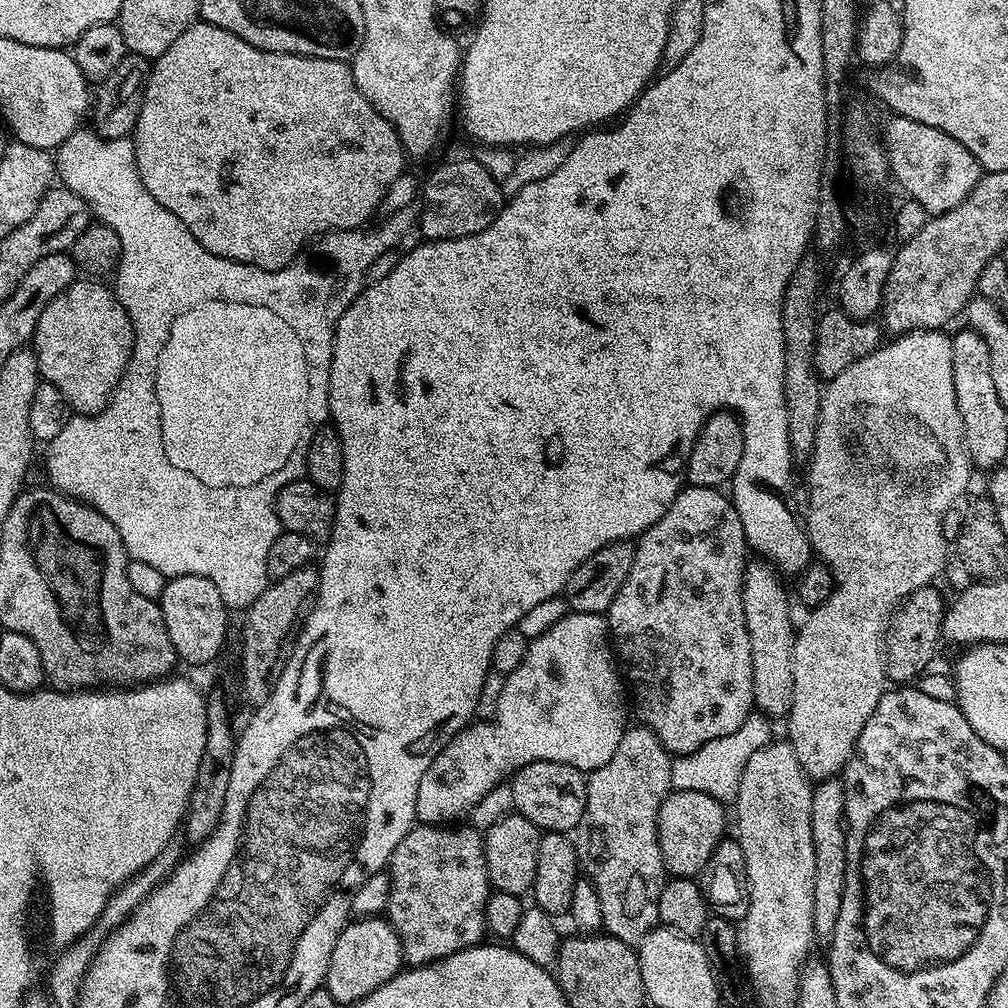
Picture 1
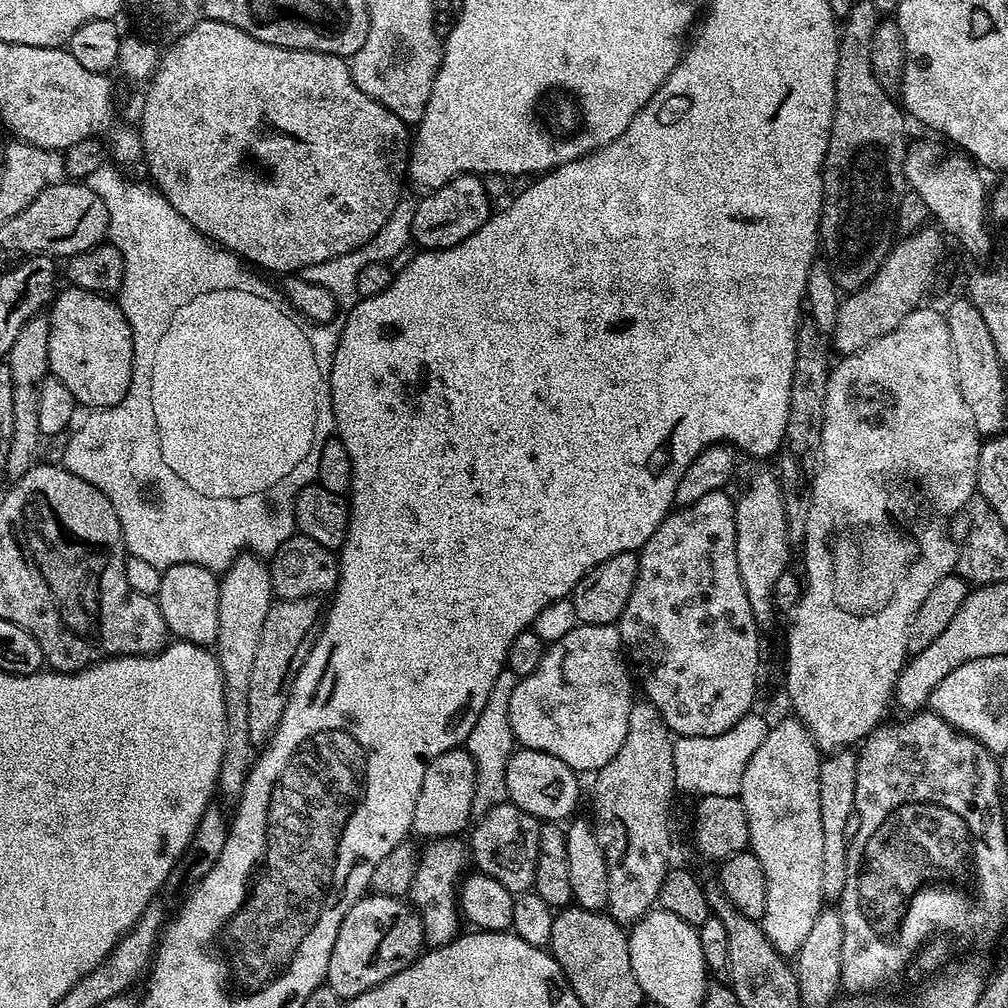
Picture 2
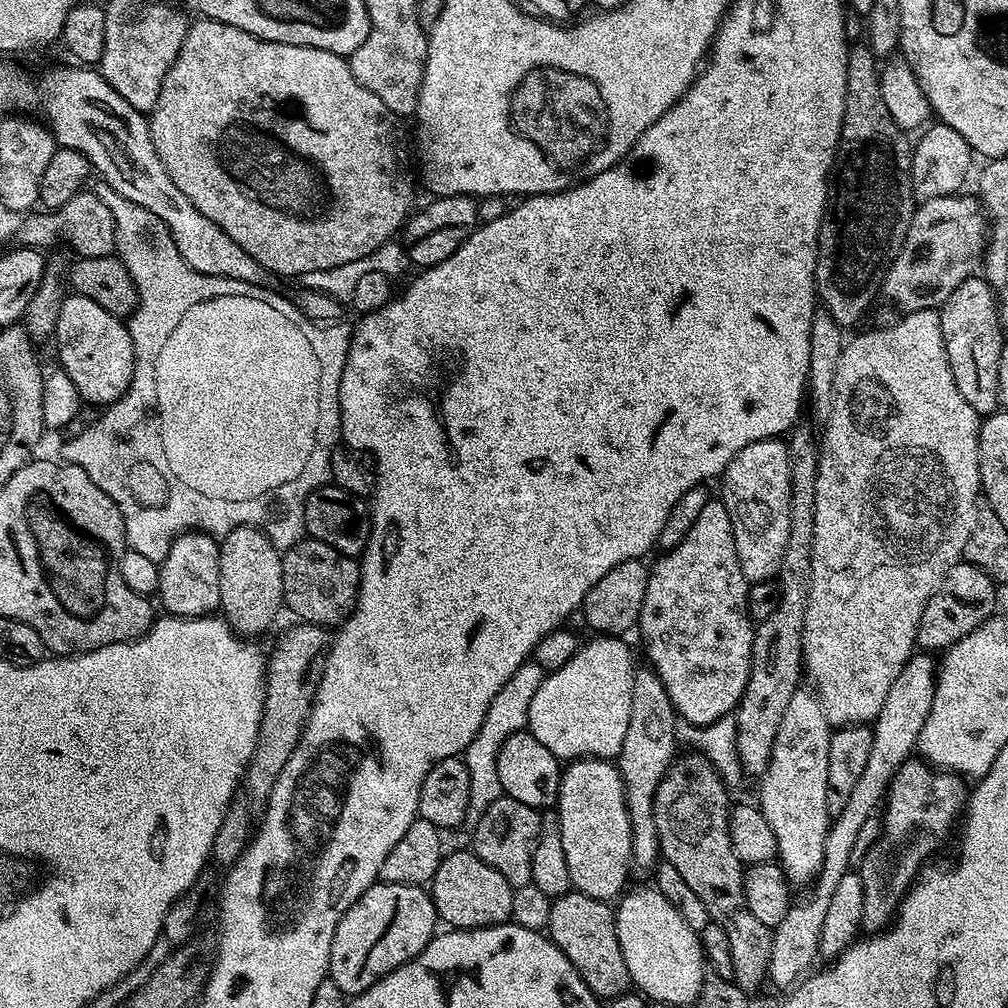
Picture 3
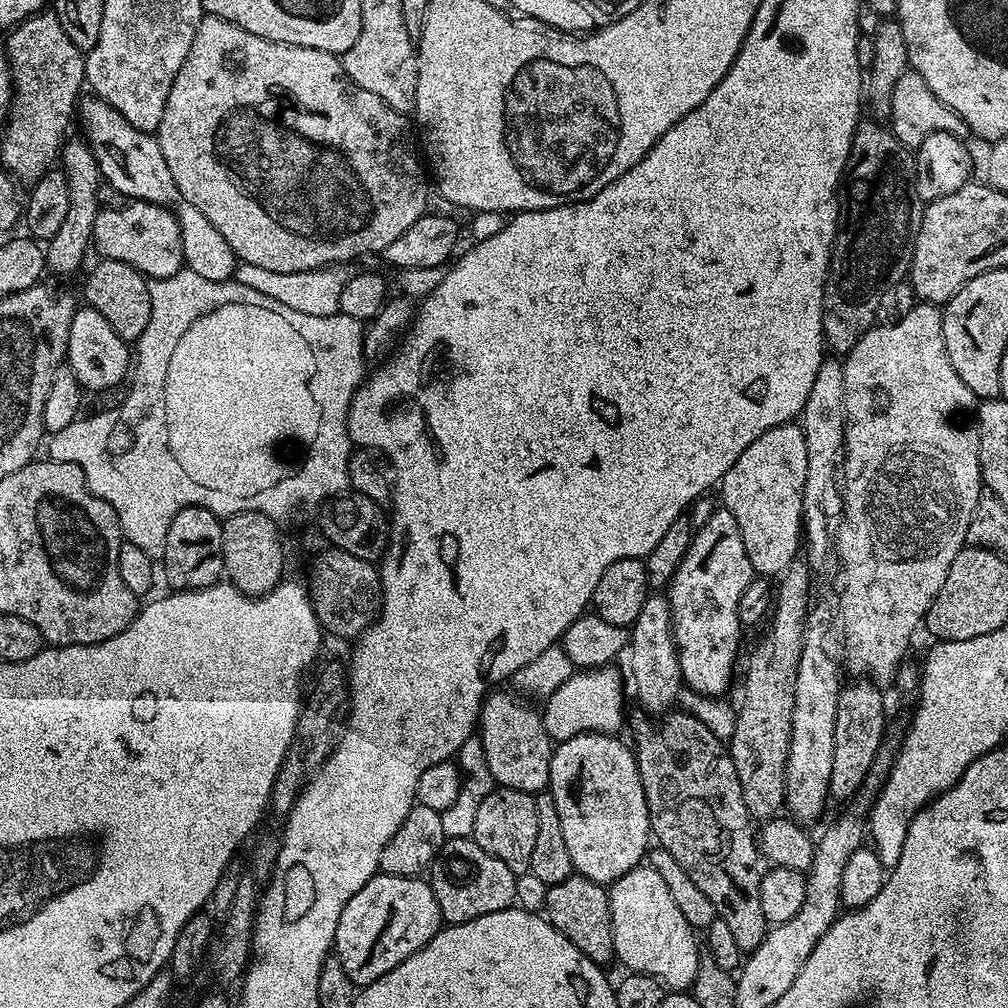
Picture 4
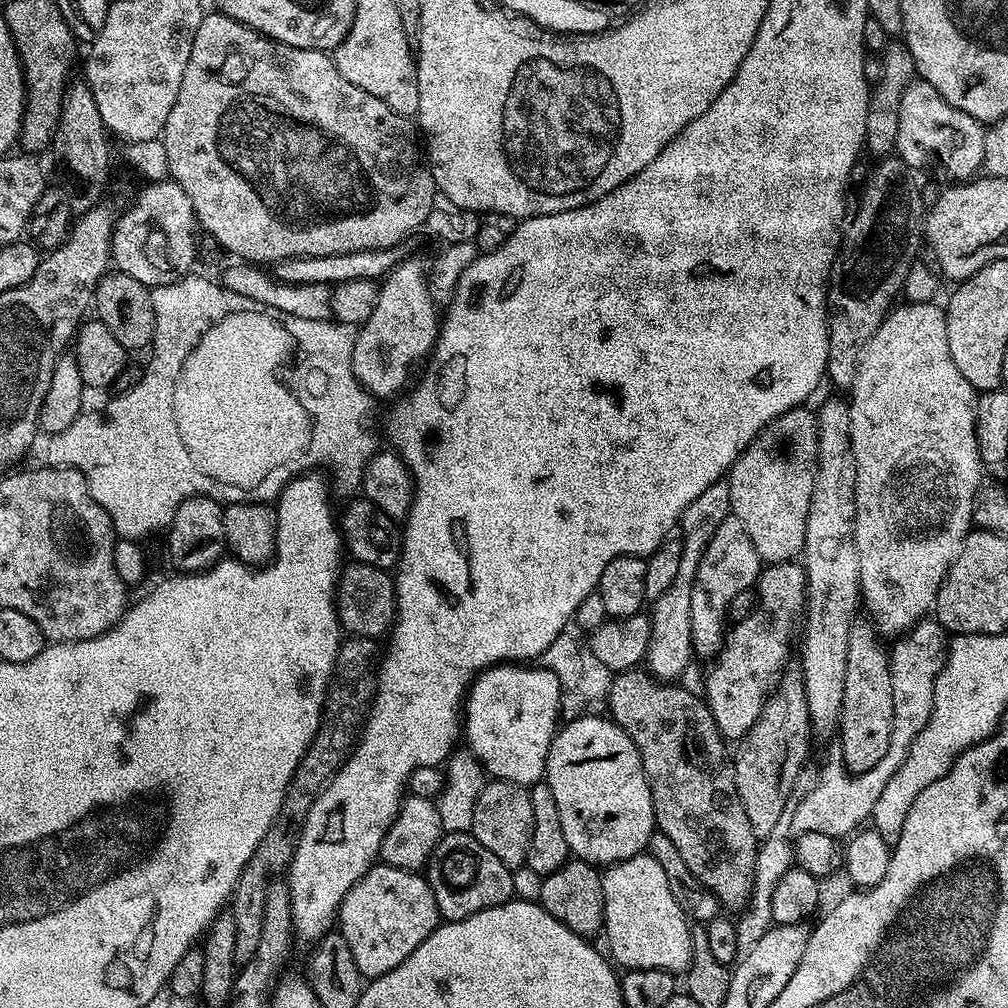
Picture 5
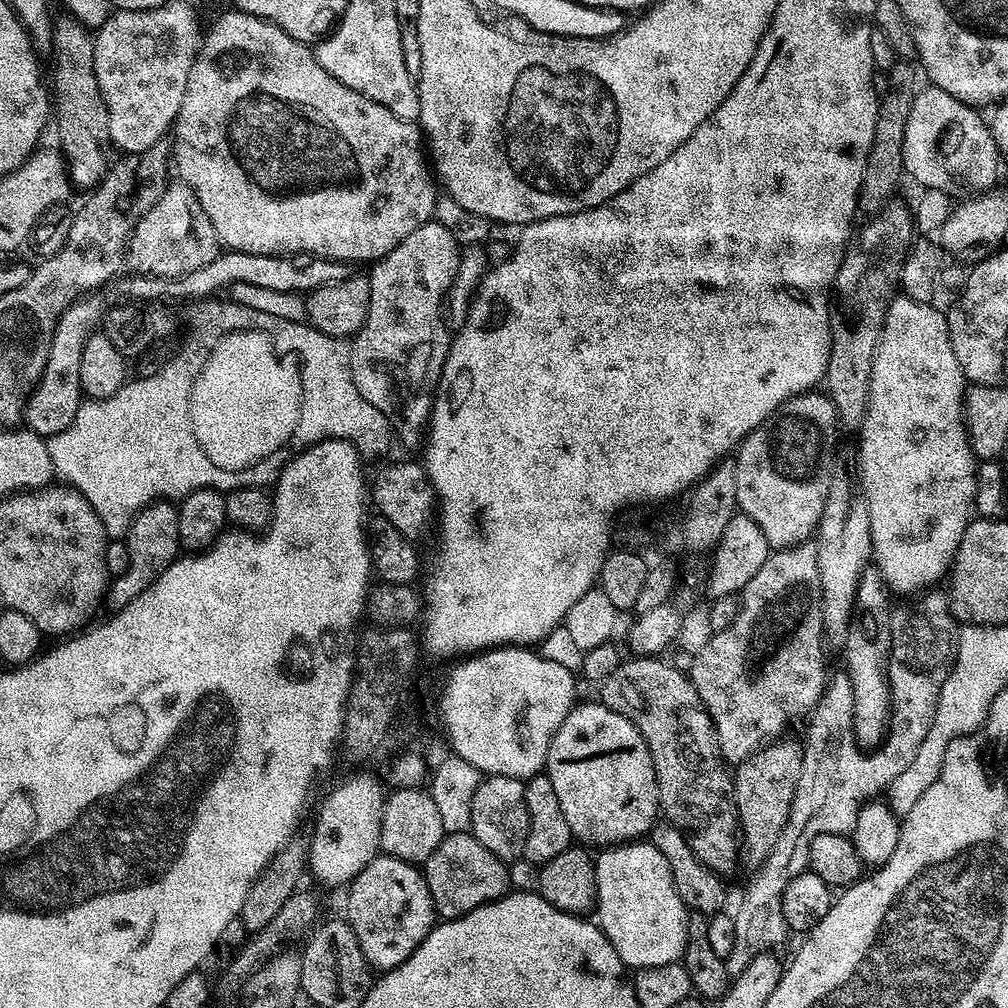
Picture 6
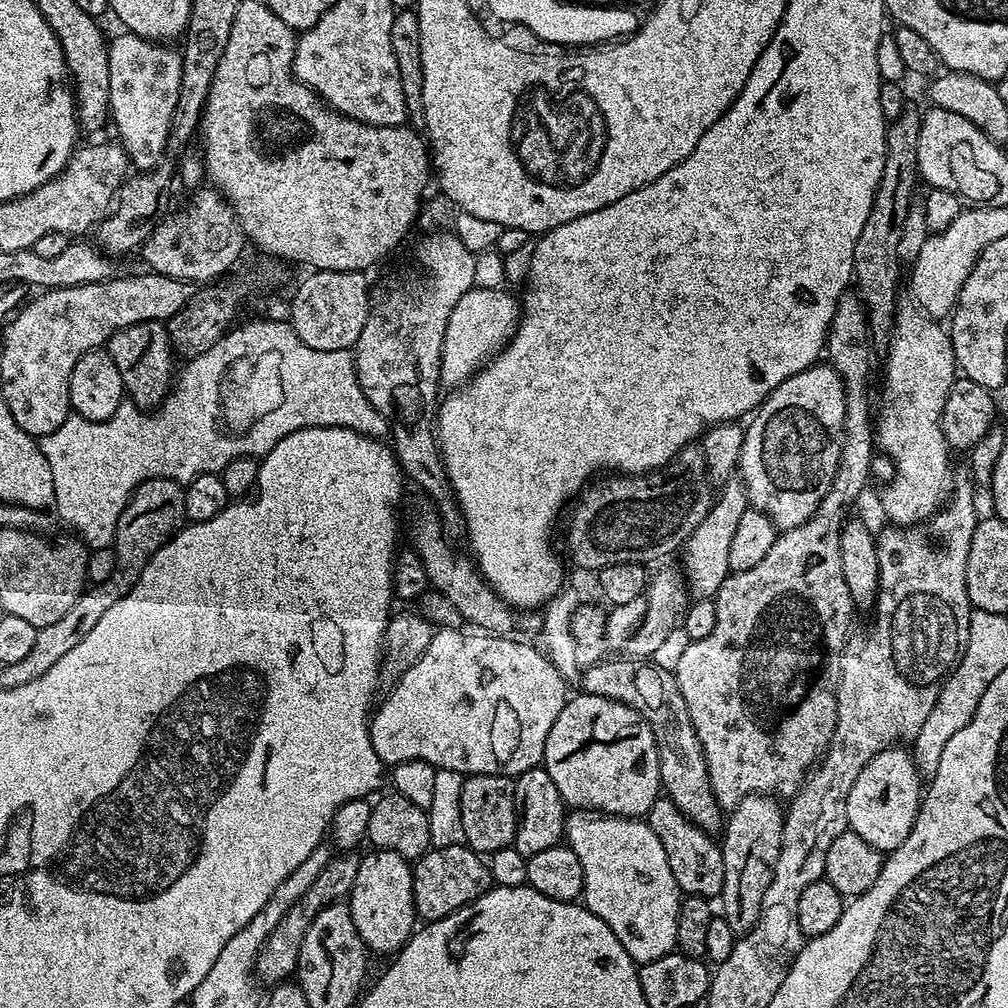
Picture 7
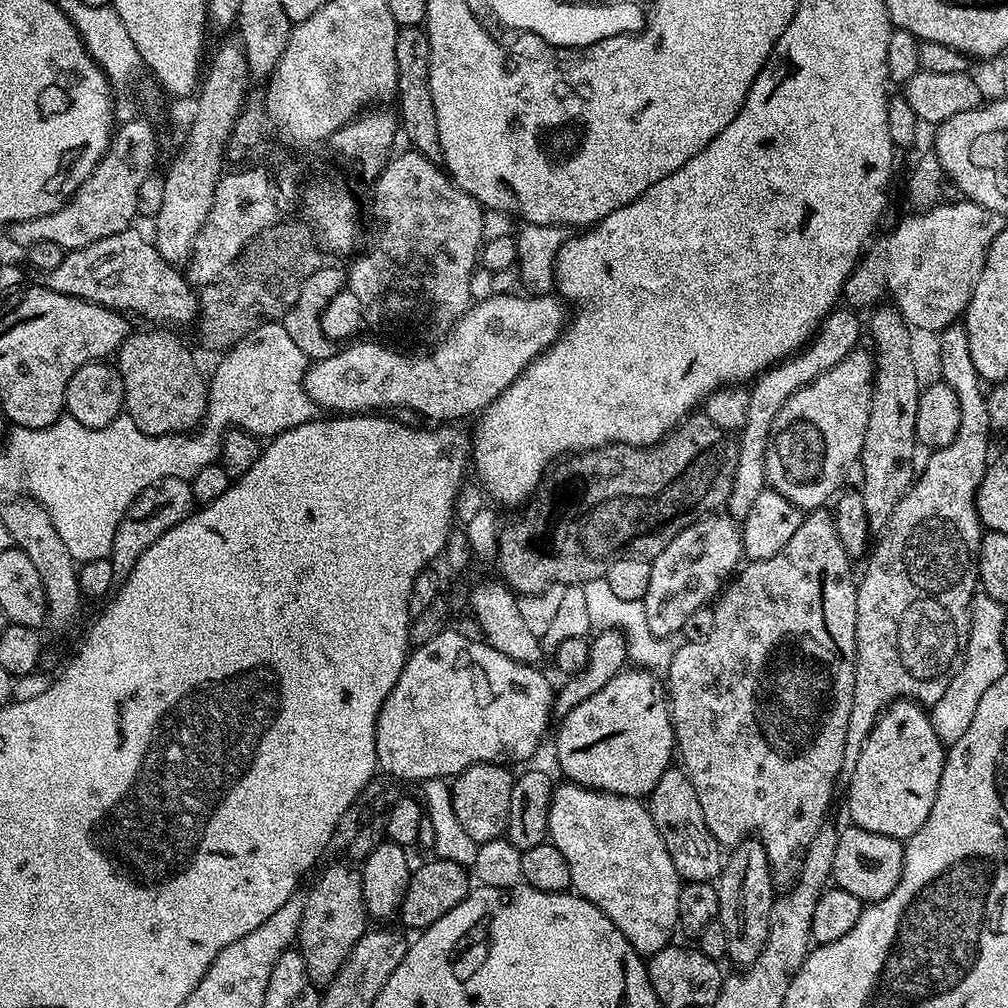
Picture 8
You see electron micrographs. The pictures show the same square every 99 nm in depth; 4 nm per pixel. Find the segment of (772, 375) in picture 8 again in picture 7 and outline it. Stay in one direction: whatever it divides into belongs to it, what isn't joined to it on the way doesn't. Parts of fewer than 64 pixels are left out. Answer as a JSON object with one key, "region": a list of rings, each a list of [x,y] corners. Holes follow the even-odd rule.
{"region":[[[729,478],[723,481],[718,495],[712,501],[712,509],[706,514],[706,518],[702,518],[702,522],[698,522],[694,534],[690,534],[682,549],[686,592],[692,600],[713,599],[724,579],[730,575],[730,542],[738,531],[738,522],[742,514],[746,514],[749,506],[743,480]]]}

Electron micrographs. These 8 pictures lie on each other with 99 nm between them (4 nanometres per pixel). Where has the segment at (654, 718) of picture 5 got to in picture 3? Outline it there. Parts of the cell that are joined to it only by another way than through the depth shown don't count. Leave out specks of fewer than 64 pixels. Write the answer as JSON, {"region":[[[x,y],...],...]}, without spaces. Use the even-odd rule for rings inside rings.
{"region":[[[681,755],[672,763],[654,794],[654,826],[660,843],[660,856],[670,866],[674,866],[674,870],[678,870],[678,874],[682,874],[683,880],[690,885],[690,890],[698,894],[698,898],[706,906],[709,921],[726,930],[726,938],[730,938],[730,962],[736,984],[742,991],[755,994],[768,980],[773,929],[762,926],[762,922],[758,922],[758,918],[750,914],[750,906],[746,906],[745,865],[741,864],[738,854],[734,854],[732,849],[730,803],[728,804],[730,788],[705,755],[693,755]]]}

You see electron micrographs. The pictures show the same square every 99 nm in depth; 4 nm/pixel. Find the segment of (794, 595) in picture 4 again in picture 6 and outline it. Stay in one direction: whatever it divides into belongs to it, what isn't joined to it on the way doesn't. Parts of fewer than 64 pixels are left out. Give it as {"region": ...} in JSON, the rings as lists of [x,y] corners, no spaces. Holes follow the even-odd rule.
{"region":[[[786,744],[782,748],[774,748],[757,753],[749,760],[743,761],[734,772],[736,789],[736,813],[740,819],[738,829],[743,851],[757,862],[768,859],[774,850],[778,838],[788,821],[790,806],[794,802],[794,790],[798,786],[798,774],[802,774],[801,745]]]}

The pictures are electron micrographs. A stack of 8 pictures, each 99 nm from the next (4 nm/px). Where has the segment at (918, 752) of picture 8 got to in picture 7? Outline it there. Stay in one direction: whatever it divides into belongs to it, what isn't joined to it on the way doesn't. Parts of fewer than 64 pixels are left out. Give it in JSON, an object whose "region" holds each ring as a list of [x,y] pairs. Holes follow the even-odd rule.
{"region":[[[907,747],[887,748],[866,762],[858,778],[854,778],[854,786],[850,786],[850,794],[846,798],[849,829],[882,854],[898,850],[898,846],[906,842],[916,815],[920,813],[922,773],[916,766],[915,755],[904,748]]]}

